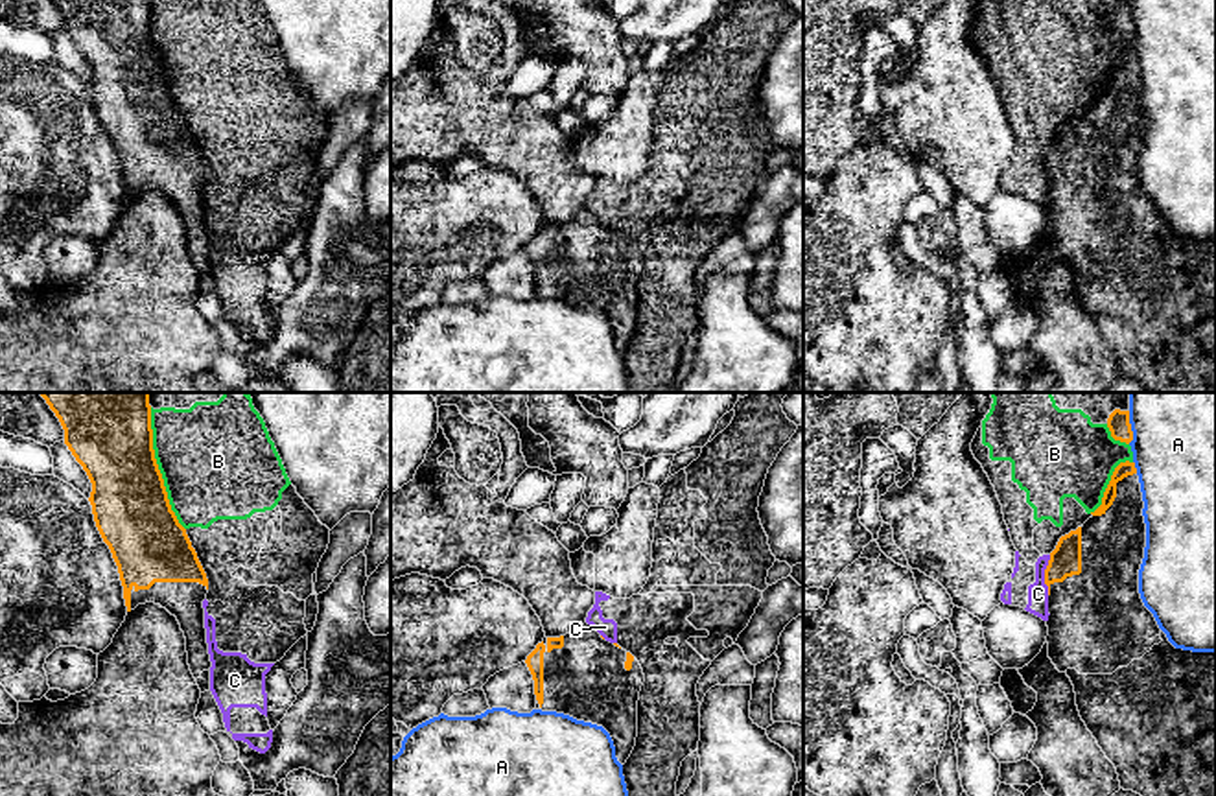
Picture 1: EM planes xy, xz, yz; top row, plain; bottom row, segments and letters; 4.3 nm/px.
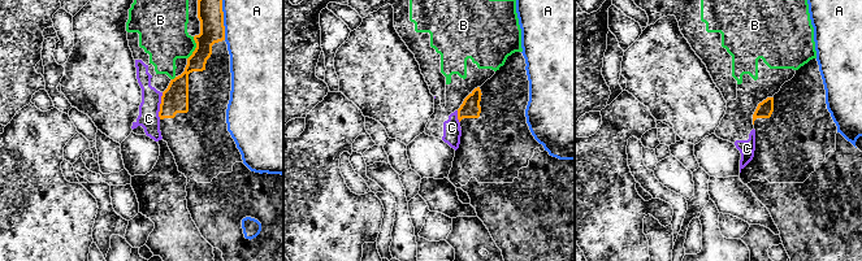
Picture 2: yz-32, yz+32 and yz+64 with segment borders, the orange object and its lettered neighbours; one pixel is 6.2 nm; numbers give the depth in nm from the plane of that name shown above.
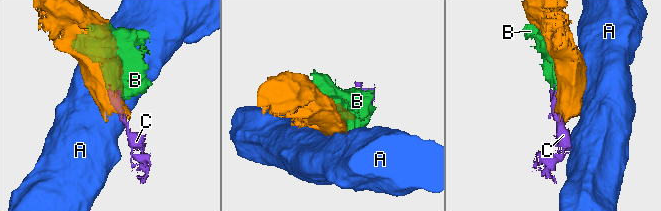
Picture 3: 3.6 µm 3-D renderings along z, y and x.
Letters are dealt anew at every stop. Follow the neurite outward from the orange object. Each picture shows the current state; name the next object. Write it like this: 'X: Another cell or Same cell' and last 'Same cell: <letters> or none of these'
A: Another cell
B: Another cell
C: Another cell
Same cell: none of these

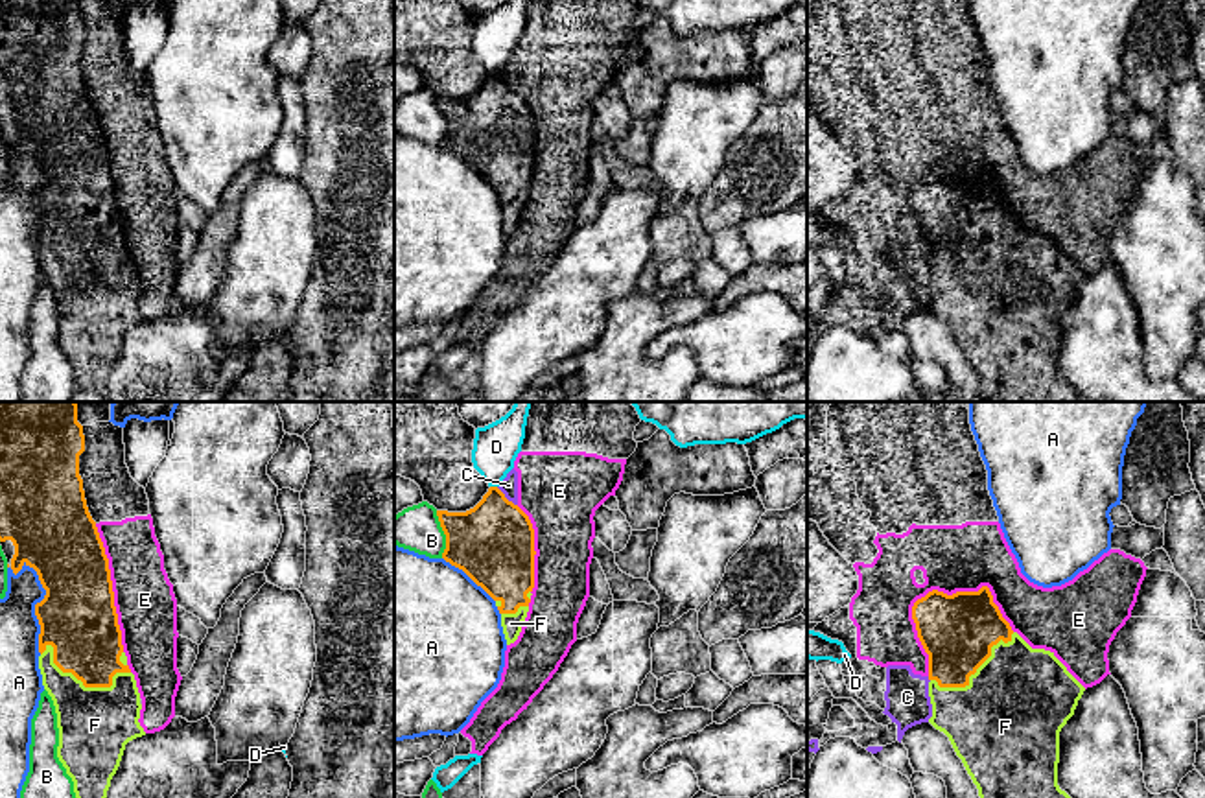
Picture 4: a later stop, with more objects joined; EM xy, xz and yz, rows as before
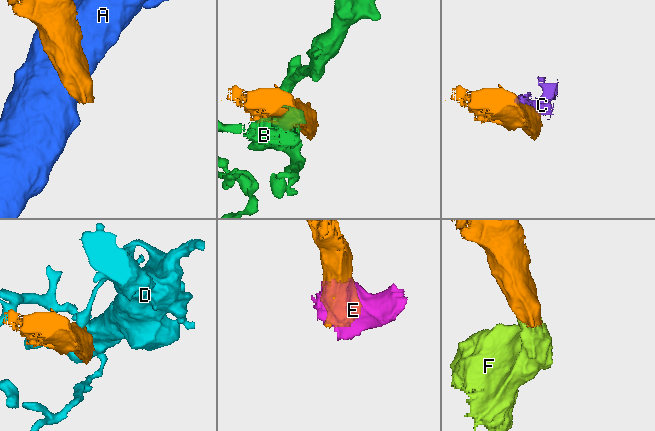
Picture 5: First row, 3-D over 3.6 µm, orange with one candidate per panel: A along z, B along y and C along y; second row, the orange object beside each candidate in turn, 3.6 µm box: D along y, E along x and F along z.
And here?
A: Another cell
B: Another cell
C: Another cell
D: Another cell
E: Another cell
F: Same cell
Same cell: F

